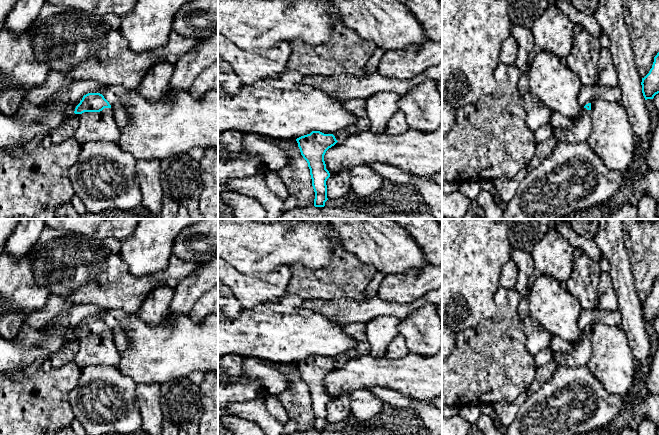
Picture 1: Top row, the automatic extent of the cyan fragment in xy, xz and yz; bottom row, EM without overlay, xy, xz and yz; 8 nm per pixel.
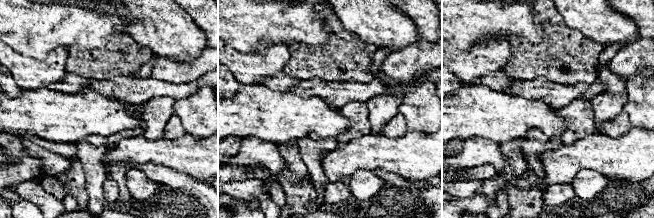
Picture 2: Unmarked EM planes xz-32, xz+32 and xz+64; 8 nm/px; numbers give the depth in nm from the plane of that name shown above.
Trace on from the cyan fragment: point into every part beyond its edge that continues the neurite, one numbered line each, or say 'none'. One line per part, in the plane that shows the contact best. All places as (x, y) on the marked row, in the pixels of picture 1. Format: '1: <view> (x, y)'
1: xy (92, 126)

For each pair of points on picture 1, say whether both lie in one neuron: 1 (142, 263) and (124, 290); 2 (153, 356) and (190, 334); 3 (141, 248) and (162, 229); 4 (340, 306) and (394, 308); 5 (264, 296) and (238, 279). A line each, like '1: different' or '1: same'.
1: different
2: same
3: same
4: same
5: same

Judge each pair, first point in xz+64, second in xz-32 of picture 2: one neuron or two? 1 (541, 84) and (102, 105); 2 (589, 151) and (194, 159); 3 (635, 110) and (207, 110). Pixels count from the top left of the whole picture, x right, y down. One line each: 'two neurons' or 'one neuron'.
1: two neurons
2: one neuron
3: one neuron

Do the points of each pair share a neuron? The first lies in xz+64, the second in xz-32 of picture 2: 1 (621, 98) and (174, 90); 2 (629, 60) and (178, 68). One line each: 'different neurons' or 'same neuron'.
1: different neurons
2: same neuron

